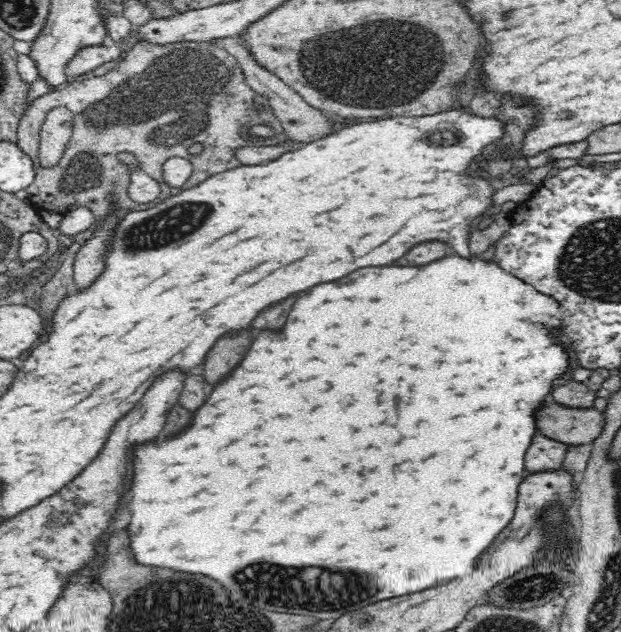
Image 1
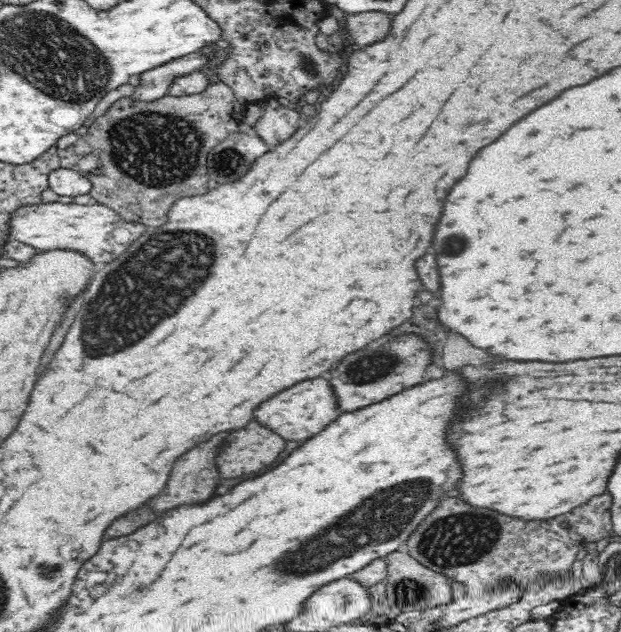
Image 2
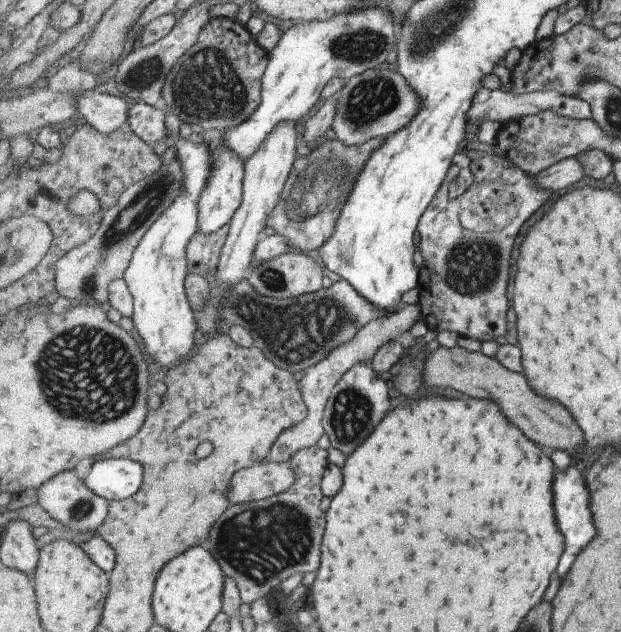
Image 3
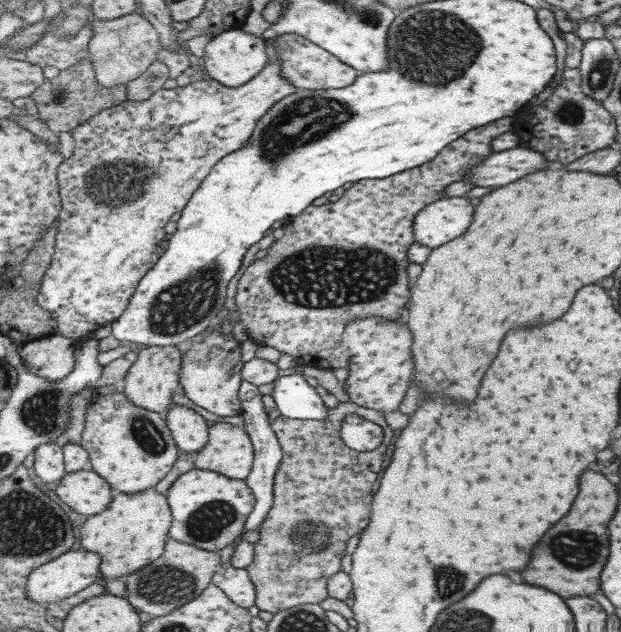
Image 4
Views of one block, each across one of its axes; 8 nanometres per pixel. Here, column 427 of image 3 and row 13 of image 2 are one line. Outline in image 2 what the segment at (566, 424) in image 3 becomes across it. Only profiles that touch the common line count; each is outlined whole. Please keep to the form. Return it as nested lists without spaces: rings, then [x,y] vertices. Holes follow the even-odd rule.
[[[365,12],[347,15],[347,31],[356,44],[374,44],[390,32],[390,18],[384,12]]]

